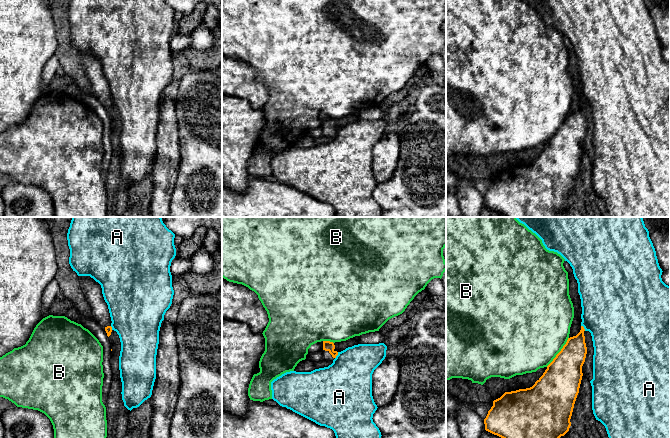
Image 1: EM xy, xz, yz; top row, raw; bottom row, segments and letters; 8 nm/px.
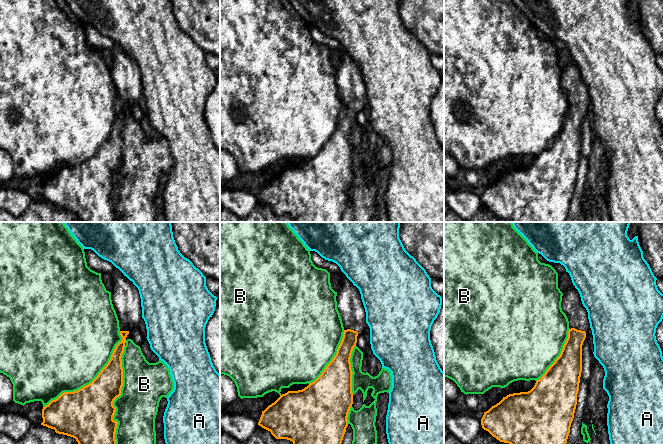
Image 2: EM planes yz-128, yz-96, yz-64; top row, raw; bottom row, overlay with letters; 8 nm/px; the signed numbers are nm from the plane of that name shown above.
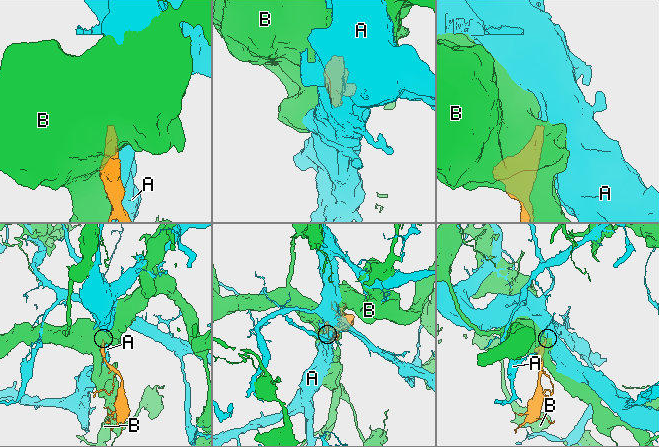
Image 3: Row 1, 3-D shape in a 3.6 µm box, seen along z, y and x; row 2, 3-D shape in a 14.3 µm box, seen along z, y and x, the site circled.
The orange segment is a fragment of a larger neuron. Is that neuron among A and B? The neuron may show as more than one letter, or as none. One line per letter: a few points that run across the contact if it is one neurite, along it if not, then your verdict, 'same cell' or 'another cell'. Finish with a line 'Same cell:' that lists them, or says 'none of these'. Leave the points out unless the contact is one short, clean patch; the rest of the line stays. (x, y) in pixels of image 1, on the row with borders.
A: another cell
B: another cell
Same cell: none of these

